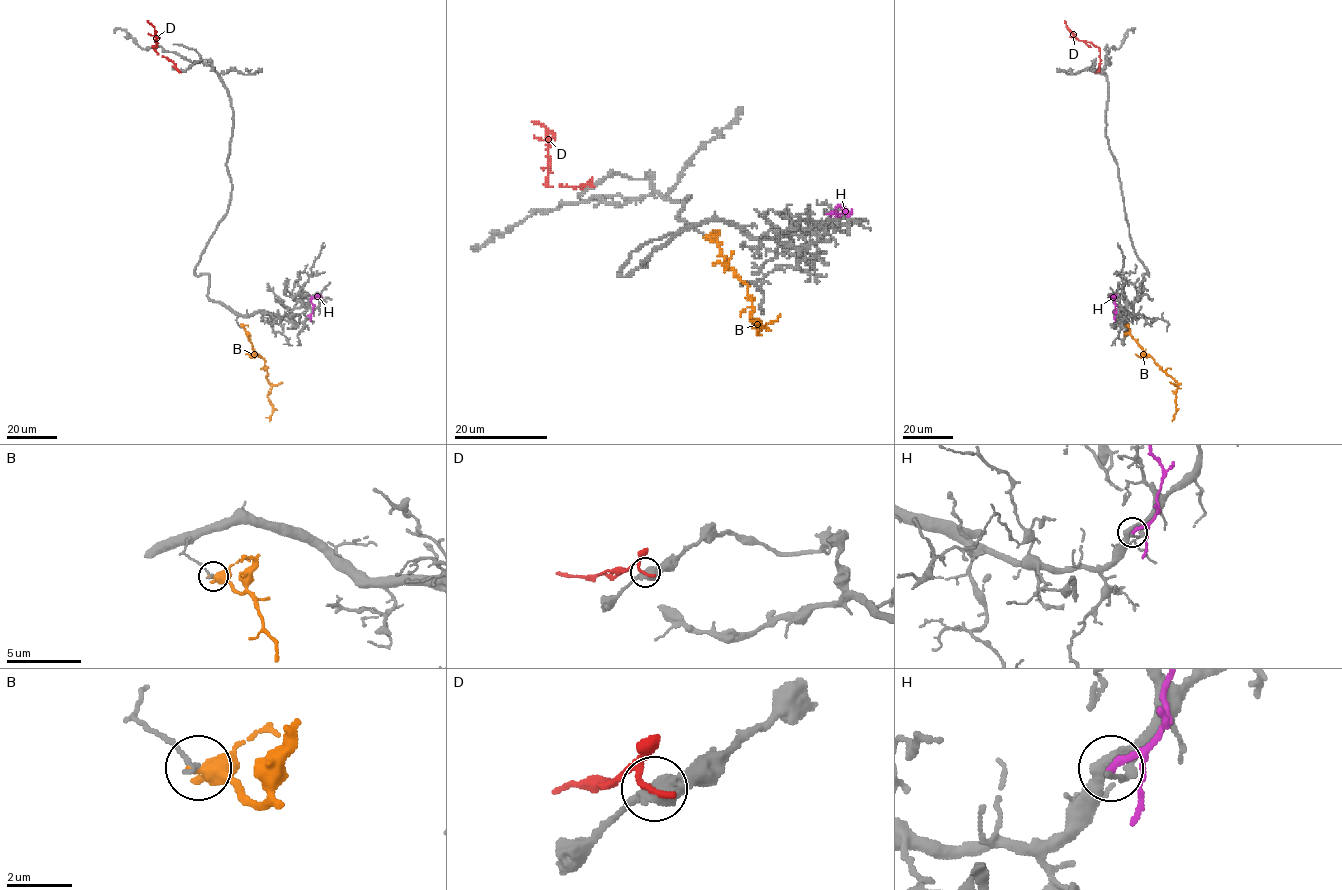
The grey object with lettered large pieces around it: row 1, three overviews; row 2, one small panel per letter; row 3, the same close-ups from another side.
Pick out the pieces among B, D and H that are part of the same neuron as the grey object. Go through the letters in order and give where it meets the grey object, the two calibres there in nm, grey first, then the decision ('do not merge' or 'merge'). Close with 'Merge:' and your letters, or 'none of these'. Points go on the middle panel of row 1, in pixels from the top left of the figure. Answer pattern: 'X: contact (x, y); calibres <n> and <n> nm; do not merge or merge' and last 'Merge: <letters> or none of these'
B: contact (705, 236); calibres 150 and 440 nm; do not merge
D: contact (592, 185); calibres 500 and 140 nm; do not merge
H: contact (828, 214); calibres 170 and 220 nm; do not merge
Merge: none of these

